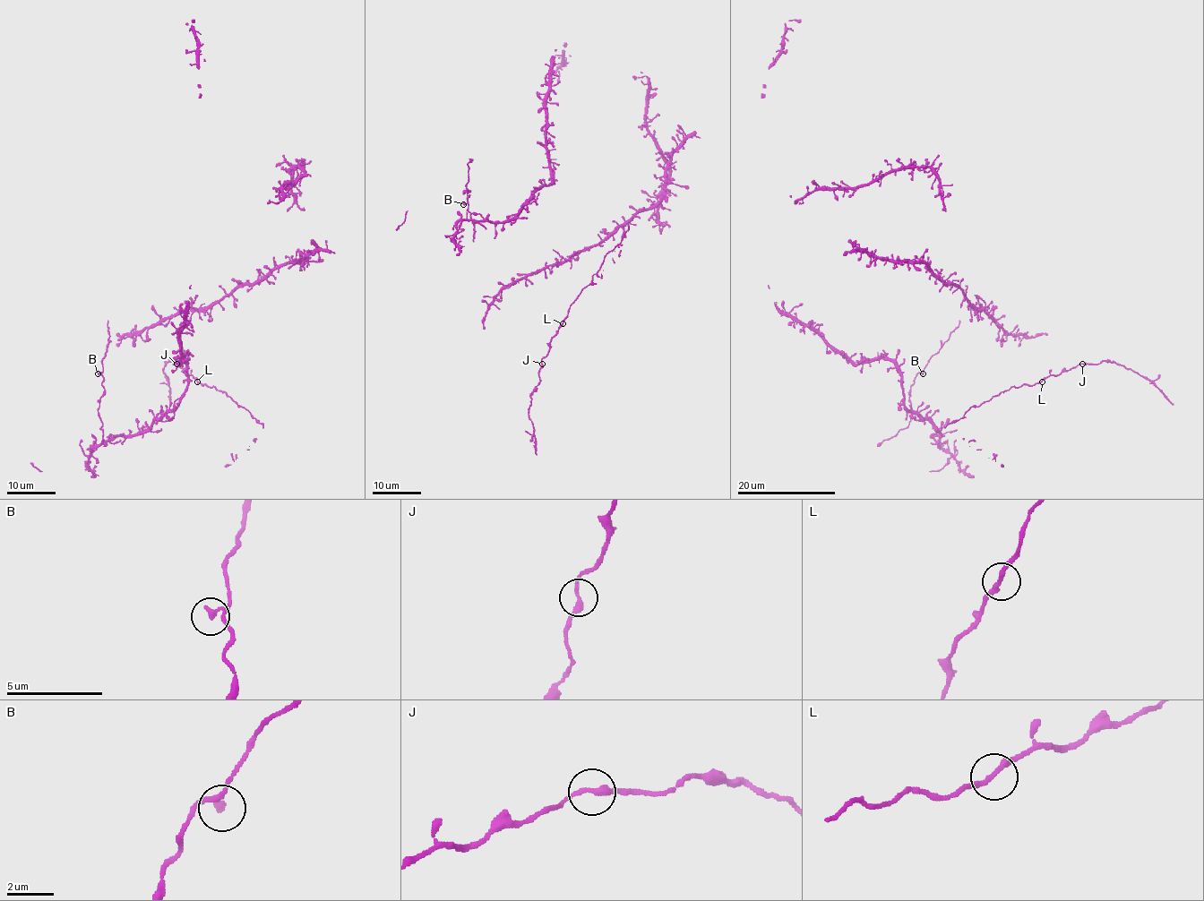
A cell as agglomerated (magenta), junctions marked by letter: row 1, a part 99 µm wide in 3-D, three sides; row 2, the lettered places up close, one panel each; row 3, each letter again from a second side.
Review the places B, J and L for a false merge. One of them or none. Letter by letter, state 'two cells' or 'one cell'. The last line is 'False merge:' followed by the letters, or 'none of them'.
B: one cell
J: two cells
L: one cell
False merge: J

